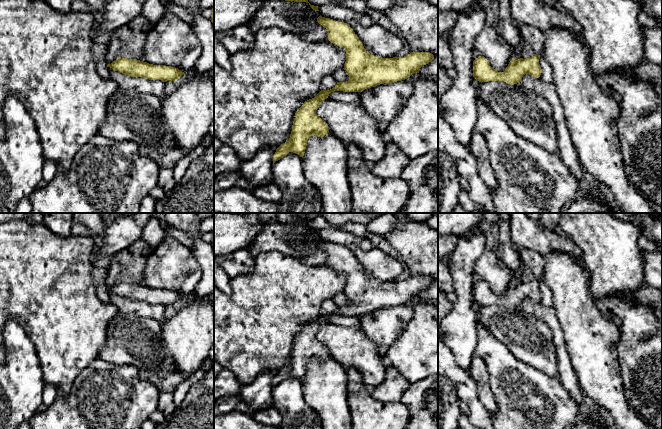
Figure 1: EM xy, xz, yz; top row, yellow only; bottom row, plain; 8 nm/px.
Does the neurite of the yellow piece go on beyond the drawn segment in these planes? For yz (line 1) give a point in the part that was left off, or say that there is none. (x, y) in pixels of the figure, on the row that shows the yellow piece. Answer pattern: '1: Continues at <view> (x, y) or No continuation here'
1: No continuation here

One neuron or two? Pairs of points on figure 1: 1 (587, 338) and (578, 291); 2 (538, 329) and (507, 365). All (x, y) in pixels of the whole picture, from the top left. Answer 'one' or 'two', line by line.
1: one
2: two

